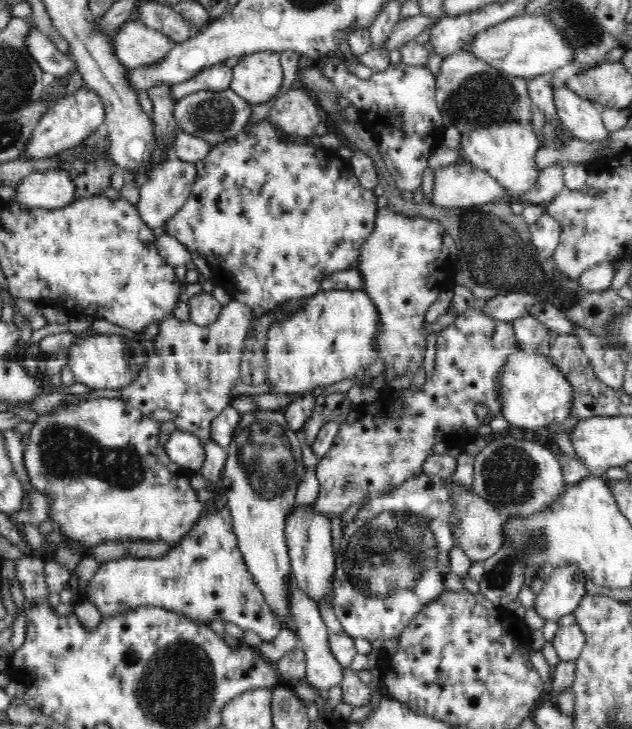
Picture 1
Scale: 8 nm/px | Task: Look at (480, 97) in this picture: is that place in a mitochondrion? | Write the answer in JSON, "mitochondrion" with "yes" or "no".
{"mitochondrion":"yes"}

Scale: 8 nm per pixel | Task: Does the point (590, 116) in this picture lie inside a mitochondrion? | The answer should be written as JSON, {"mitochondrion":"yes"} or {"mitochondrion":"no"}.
{"mitochondrion":"no"}

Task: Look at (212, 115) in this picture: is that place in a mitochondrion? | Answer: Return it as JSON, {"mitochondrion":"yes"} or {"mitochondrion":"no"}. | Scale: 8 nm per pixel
{"mitochondrion":"yes"}

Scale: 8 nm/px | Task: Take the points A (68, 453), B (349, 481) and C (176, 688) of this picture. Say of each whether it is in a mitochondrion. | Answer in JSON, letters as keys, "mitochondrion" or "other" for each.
{"A":"mitochondrion","B":"mitochondrion","C":"mitochondrion"}

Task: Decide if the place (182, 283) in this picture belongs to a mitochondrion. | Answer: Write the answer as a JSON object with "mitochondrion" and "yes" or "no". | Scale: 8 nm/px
{"mitochondrion":"no"}

